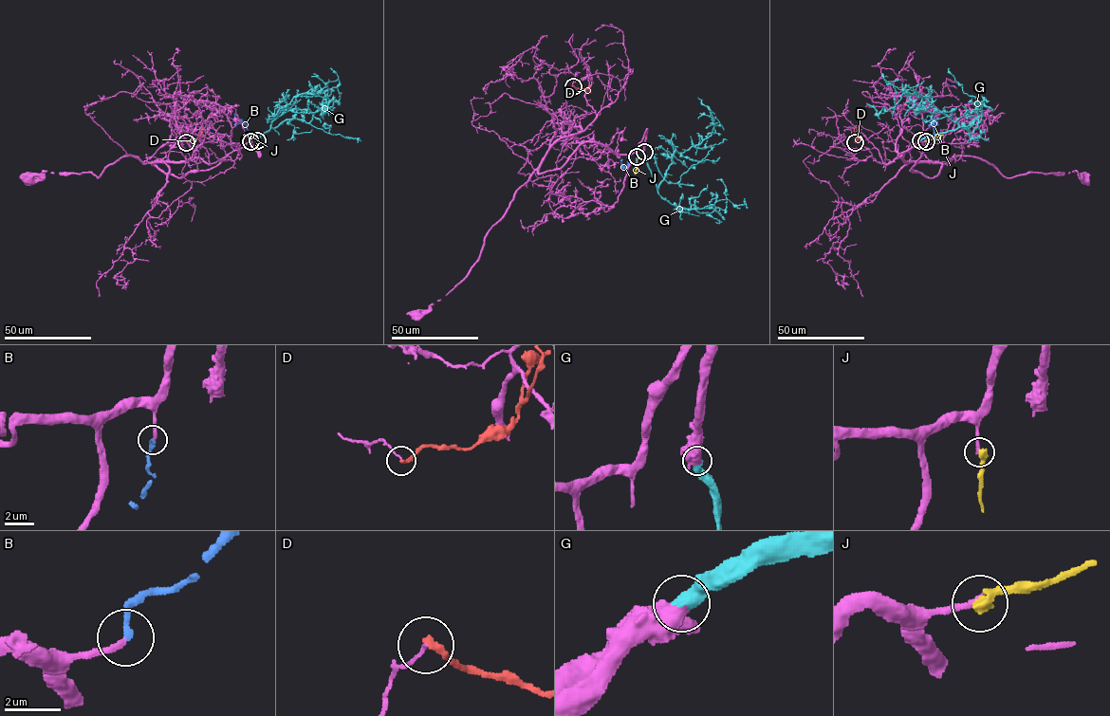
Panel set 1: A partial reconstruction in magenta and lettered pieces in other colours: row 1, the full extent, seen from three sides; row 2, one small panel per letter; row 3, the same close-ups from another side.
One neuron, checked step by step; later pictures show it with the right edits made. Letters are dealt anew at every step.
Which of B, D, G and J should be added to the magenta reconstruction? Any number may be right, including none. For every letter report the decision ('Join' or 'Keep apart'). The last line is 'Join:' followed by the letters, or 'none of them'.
B: Join
D: Keep apart
G: Join
J: Keep apart
Join: B, G

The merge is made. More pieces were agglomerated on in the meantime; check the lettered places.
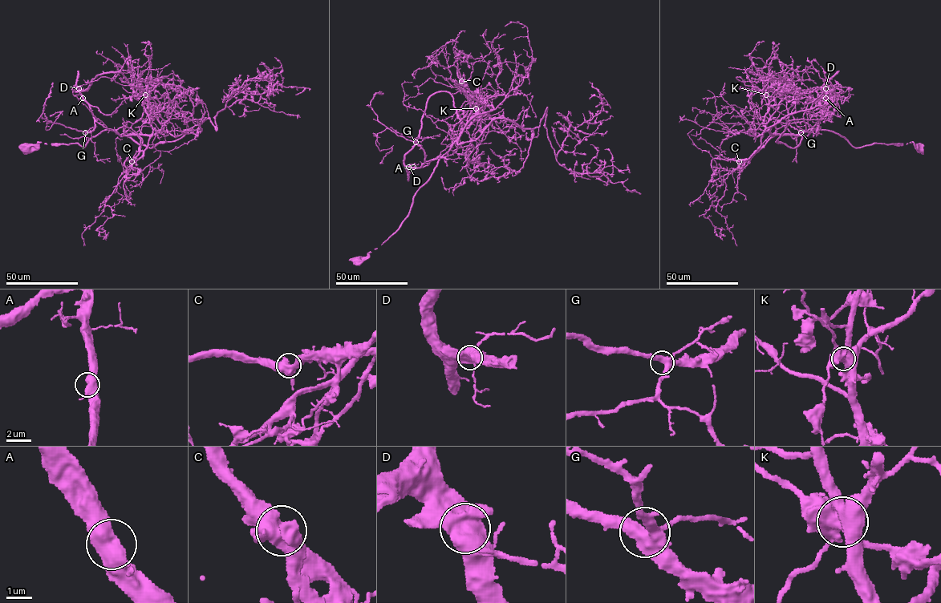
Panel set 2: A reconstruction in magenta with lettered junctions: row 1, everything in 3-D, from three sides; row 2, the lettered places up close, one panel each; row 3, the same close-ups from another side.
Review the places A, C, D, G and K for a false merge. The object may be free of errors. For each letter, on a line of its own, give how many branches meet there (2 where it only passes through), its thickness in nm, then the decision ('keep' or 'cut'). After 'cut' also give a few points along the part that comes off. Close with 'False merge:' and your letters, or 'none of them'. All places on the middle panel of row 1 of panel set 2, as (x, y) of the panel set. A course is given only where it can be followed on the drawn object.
A: 3 branches meet; 500 nm thick; keep
C: 4 branches meet; 480 nm thick; keep
D: 3 branches meet; 650 nm thick; keep
G: 4 branches meet; 480 nm thick; keep
K: 4 branches meet; 550 nm thick; cut; foreign part runs (476, 108), (468, 127), (482, 105), (467, 97), (452, 154), (425, 161), (387, 128), (380, 163)
False merge: K

